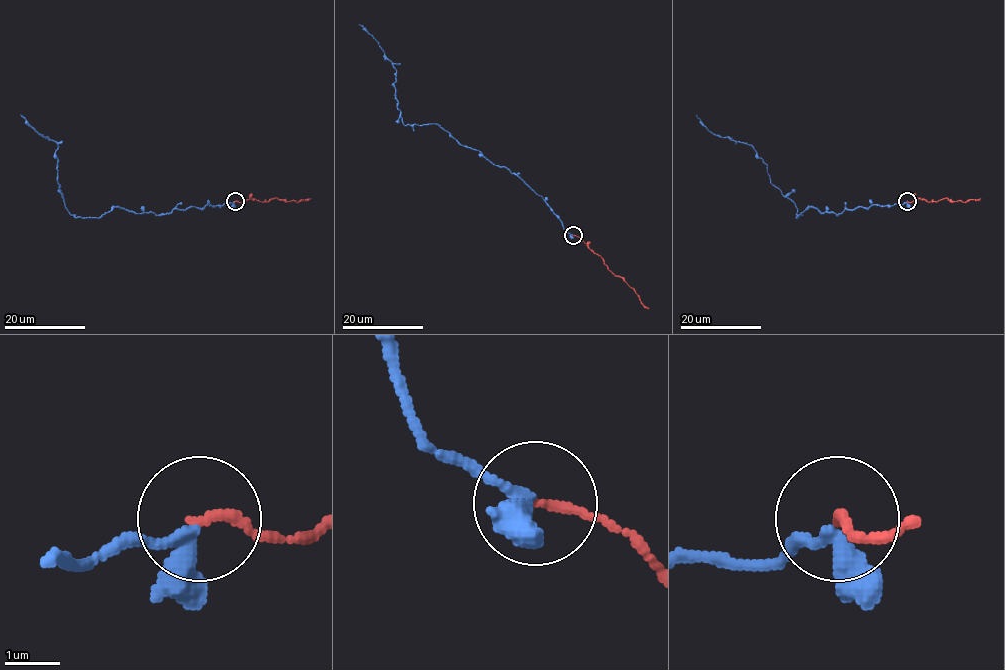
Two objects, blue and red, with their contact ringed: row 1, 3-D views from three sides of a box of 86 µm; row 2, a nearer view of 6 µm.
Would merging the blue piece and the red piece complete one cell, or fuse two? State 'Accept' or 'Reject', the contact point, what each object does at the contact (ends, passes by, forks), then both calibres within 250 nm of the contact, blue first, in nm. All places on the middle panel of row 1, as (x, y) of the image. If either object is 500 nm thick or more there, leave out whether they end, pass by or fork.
Accept. Place: (573, 235). At the ring blue passes by. At the ring red ends. Thickness 260 nm (blue) against 180 nm

